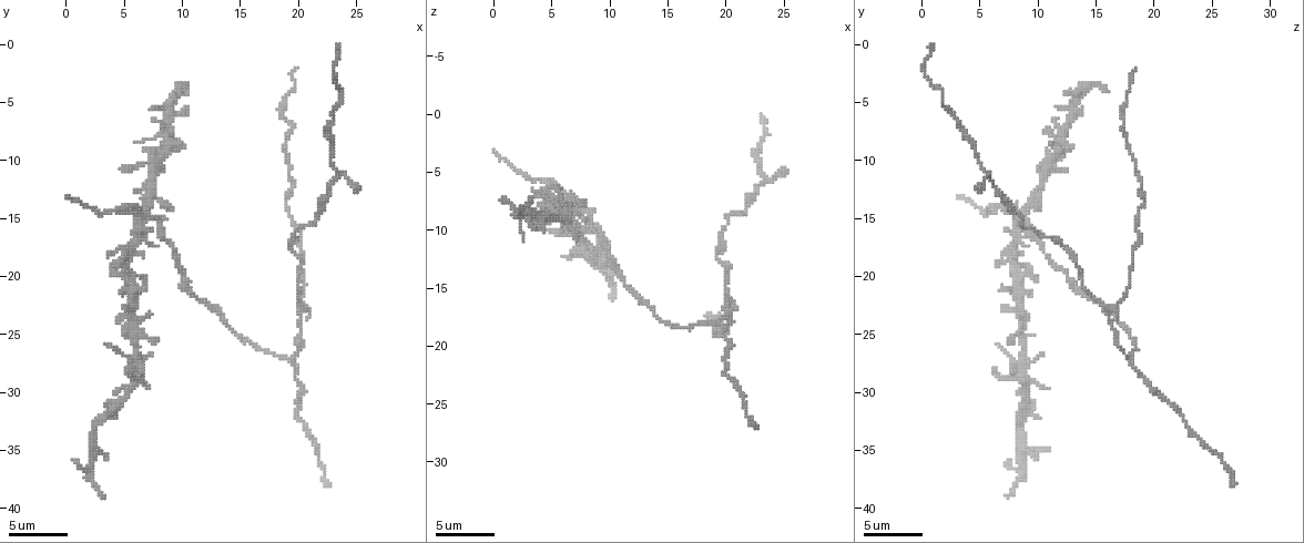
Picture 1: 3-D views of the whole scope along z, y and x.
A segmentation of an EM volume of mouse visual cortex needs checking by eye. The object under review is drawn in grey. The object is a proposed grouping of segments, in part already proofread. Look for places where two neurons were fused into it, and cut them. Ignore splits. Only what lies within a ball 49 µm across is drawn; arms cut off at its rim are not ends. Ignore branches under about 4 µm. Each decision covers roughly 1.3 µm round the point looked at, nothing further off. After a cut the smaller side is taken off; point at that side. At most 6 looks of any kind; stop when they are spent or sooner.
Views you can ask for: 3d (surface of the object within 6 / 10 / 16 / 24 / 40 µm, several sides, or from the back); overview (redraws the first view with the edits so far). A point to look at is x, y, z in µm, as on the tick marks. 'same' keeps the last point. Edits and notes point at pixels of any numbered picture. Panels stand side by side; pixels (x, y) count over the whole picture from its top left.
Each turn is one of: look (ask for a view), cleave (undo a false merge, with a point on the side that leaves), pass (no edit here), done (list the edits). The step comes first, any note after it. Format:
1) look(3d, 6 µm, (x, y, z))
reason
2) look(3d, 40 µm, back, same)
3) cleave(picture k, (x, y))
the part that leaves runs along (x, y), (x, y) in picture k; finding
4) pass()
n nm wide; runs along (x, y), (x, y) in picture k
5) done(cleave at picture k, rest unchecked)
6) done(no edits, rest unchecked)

look(3d, 10 µm, (20.2, 22.8, 16.4))
four arms meet

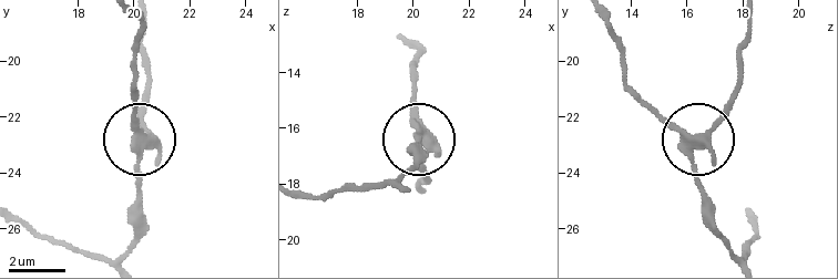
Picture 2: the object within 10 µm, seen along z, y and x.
look(3d, 6 µm, (20.4, 22.7, 16.1))
closer look

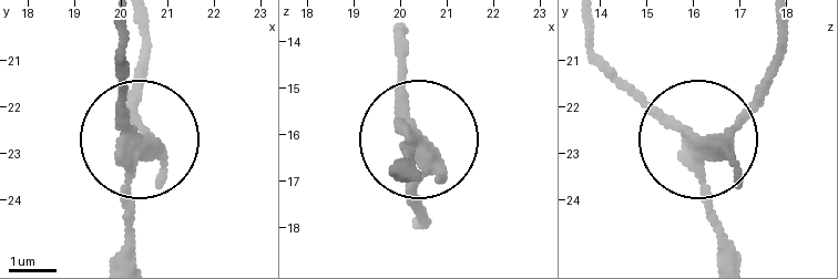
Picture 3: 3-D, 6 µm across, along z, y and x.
cleave(picture 3, (407, 197))
300 nm wide; the part that leaves runs along (703, 143), (763, 83), (783, 24) in picture 3; two neurons meet here

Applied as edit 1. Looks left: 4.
look(3d, 10 µm, (19.6, 27.2, 18.2))
arms part here

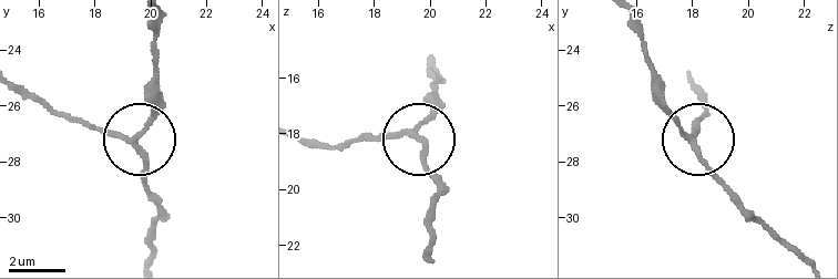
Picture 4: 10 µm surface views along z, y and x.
look(3d, 10 µm, back, (19.4, 27.3, 18.0))

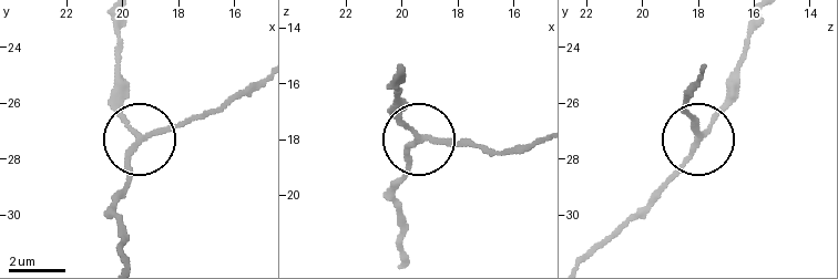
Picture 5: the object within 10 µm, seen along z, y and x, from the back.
pass()
side arm 15 µm; runs along (539, 140), (503, 151), (419, 142), (398, 184) in picture 5; continuous, no second neuron

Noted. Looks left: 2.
look(3d, 16 µm, (23.2, 11.0, 5.2))
sudden change in width

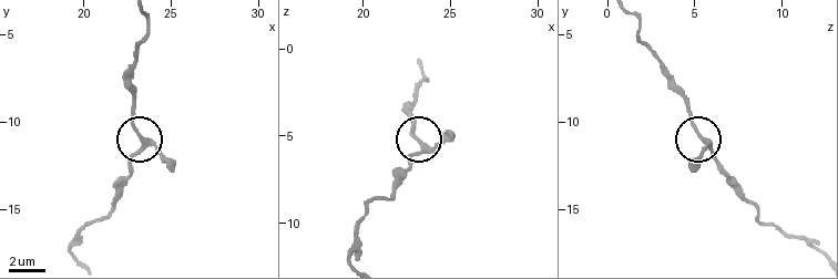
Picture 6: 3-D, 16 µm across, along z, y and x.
pass()
runs along (349, 258), (368, 205), (391, 196), (420, 144), (408, 116) in picture 6; one neuron here

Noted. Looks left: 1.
done(cleave at picture 3, rest unchecked)

